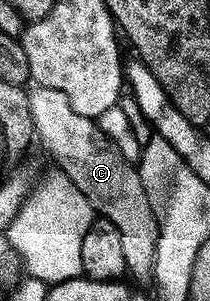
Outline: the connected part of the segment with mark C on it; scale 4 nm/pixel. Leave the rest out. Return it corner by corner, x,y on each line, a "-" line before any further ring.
34,85
32,89
28,91
29,111
36,141
41,141
42,148
61,165
58,166
60,173
71,179
94,211
115,224
121,239
125,241
125,253
131,259
132,273
134,270
139,281
148,283
153,264
152,253
157,249
157,231
153,209
141,183
140,169
123,157
121,149
102,132
94,119
79,116
63,92
39,85

